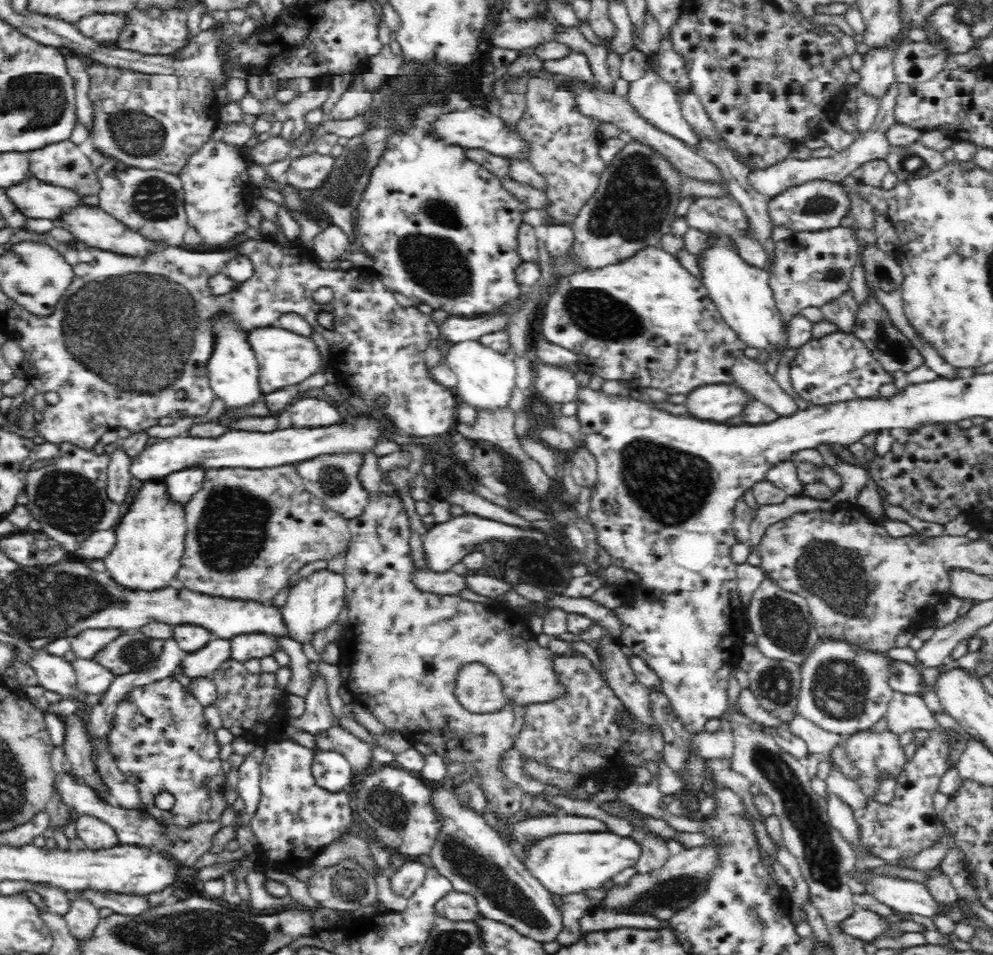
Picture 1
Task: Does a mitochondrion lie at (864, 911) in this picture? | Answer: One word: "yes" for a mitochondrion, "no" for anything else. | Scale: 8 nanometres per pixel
no

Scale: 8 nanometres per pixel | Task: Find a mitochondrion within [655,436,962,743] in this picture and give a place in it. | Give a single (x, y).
(834, 572)

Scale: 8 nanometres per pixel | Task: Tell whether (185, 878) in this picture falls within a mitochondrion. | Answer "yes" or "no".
no

